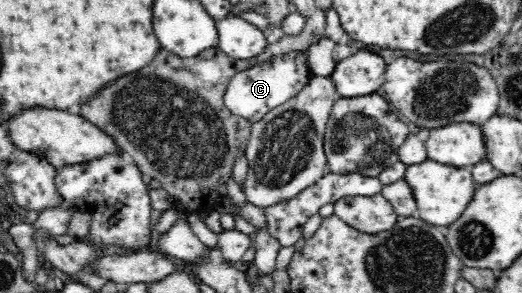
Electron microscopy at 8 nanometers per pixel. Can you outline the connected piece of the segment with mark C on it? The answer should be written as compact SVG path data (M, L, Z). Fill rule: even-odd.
M302 51L277 56L267 63L244 72L238 72L230 79L224 93L223 103L226 108L253 123L262 120L277 106L296 97L302 87L306 86L306 83L312 78L306 65L306 57L304 57Z

